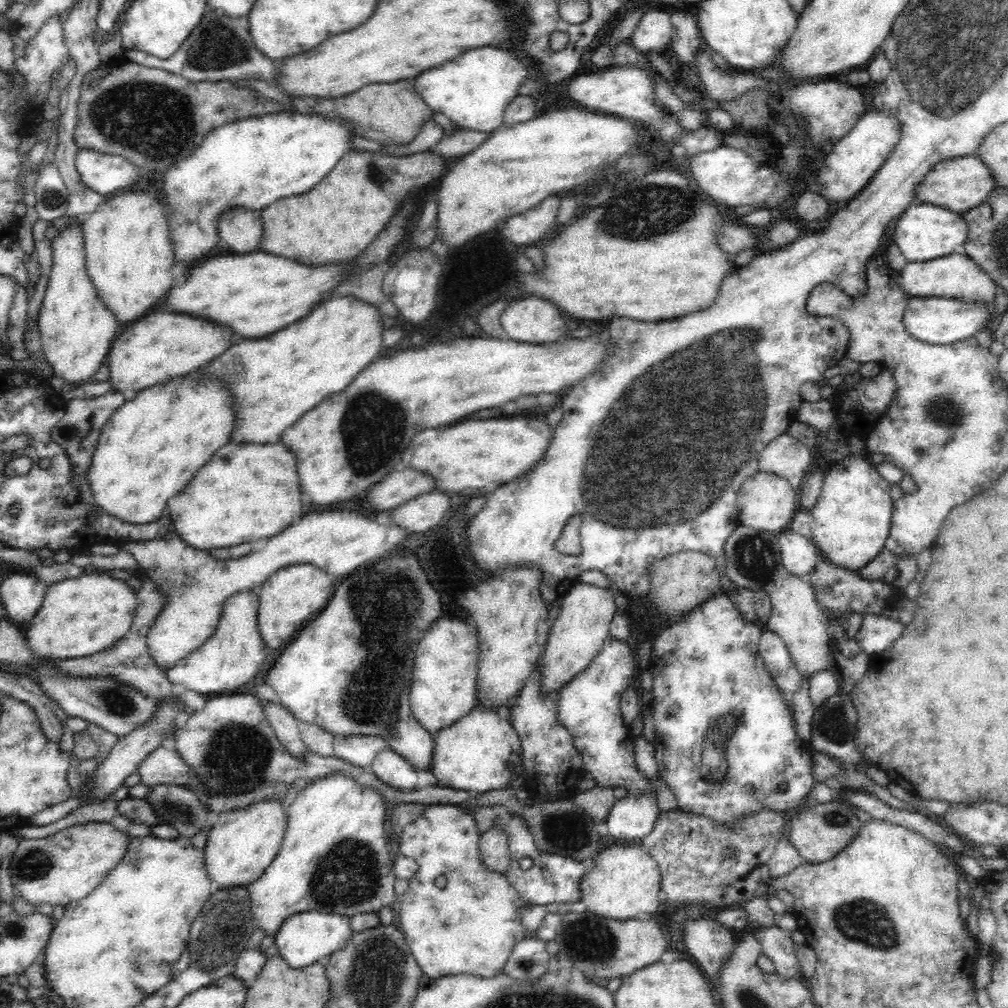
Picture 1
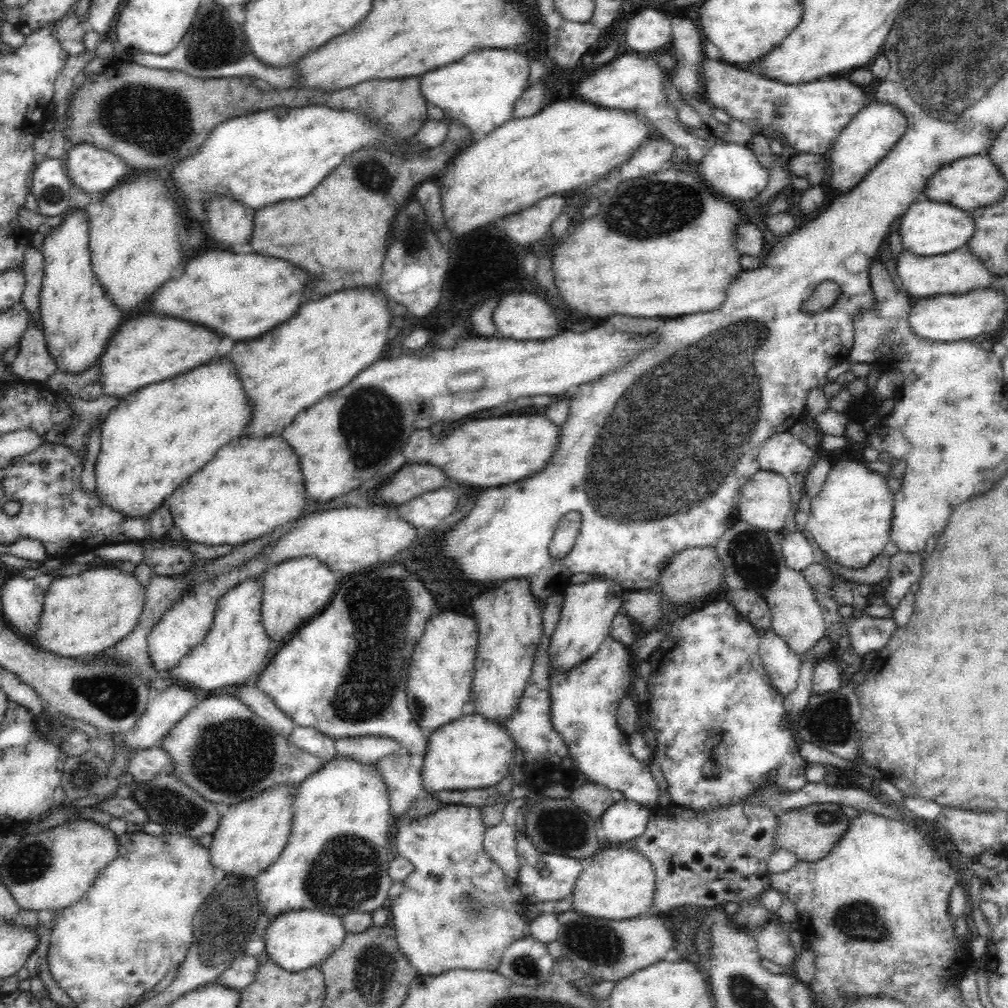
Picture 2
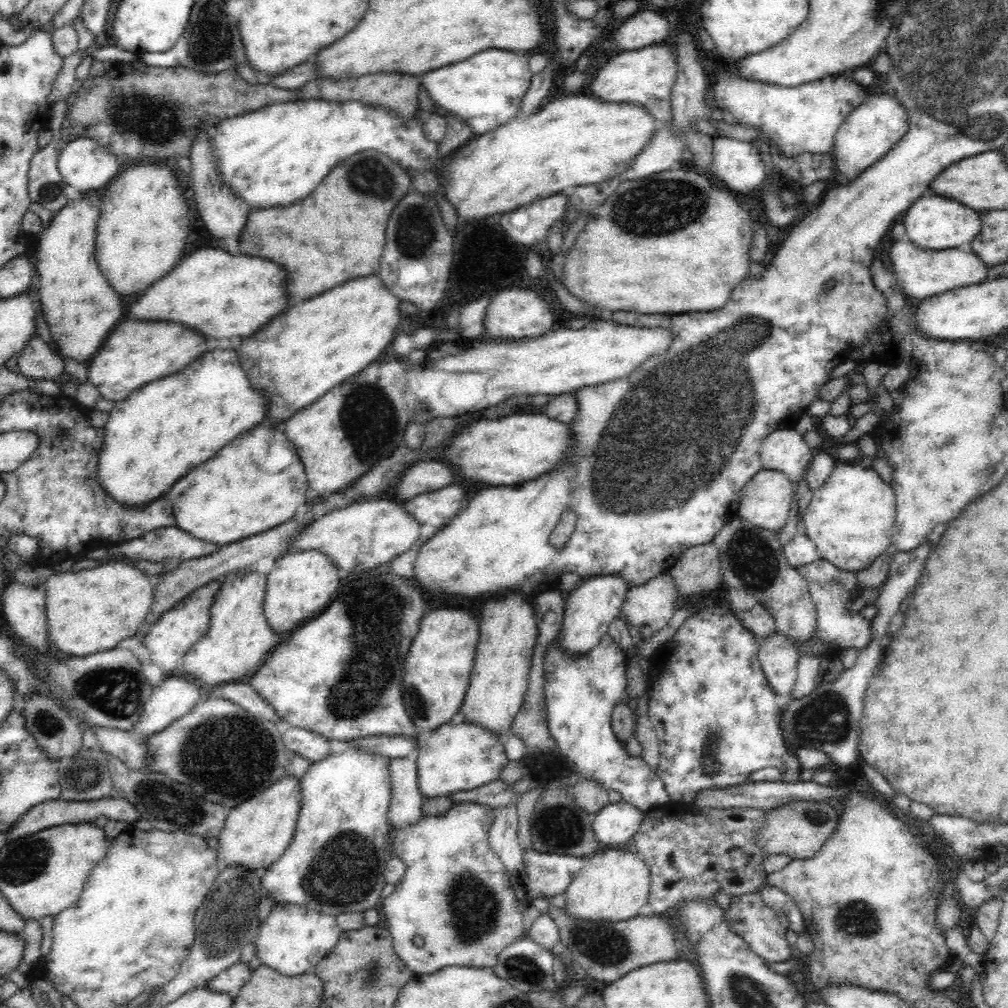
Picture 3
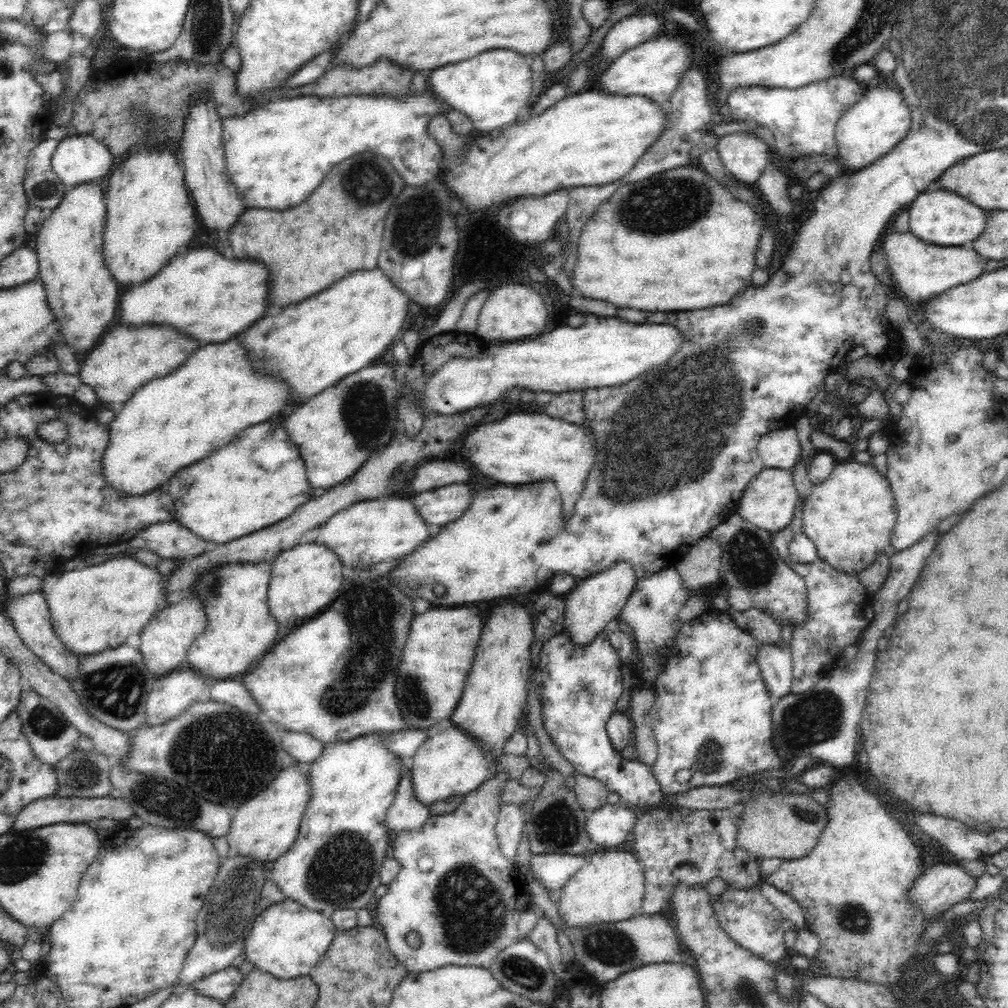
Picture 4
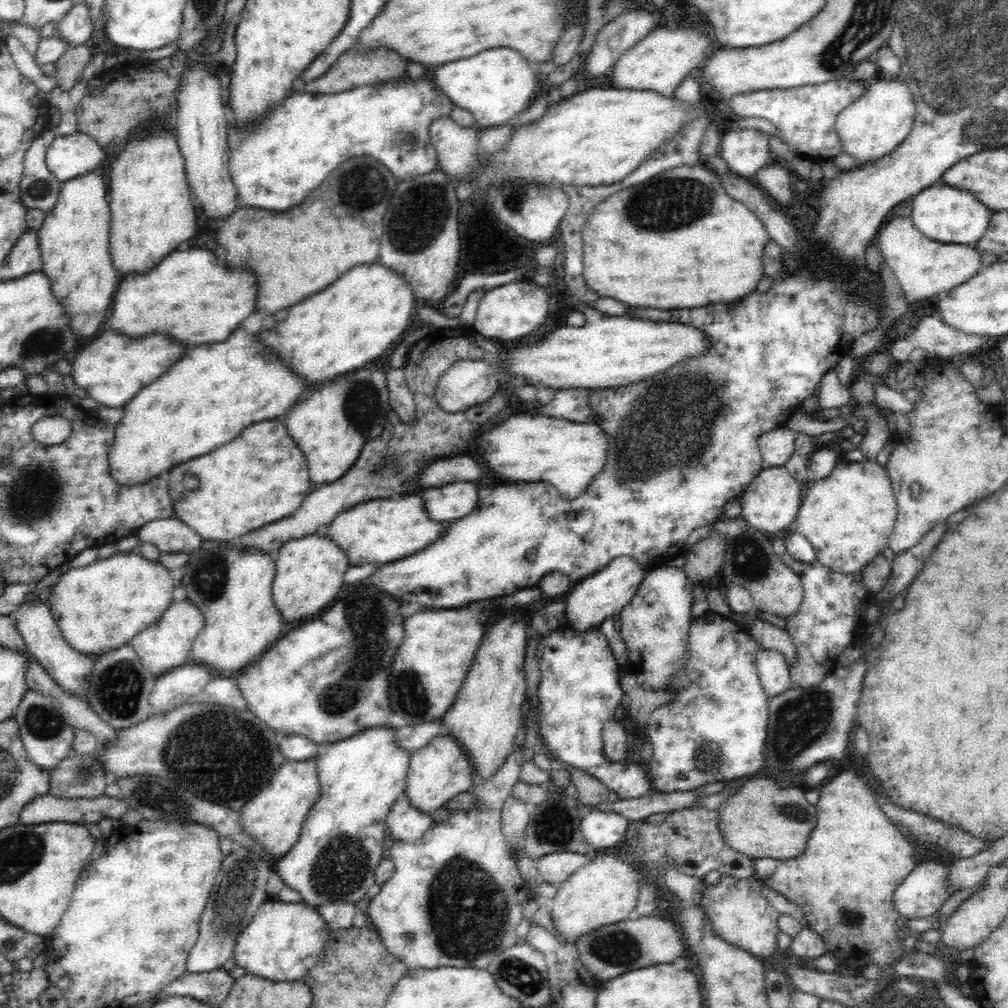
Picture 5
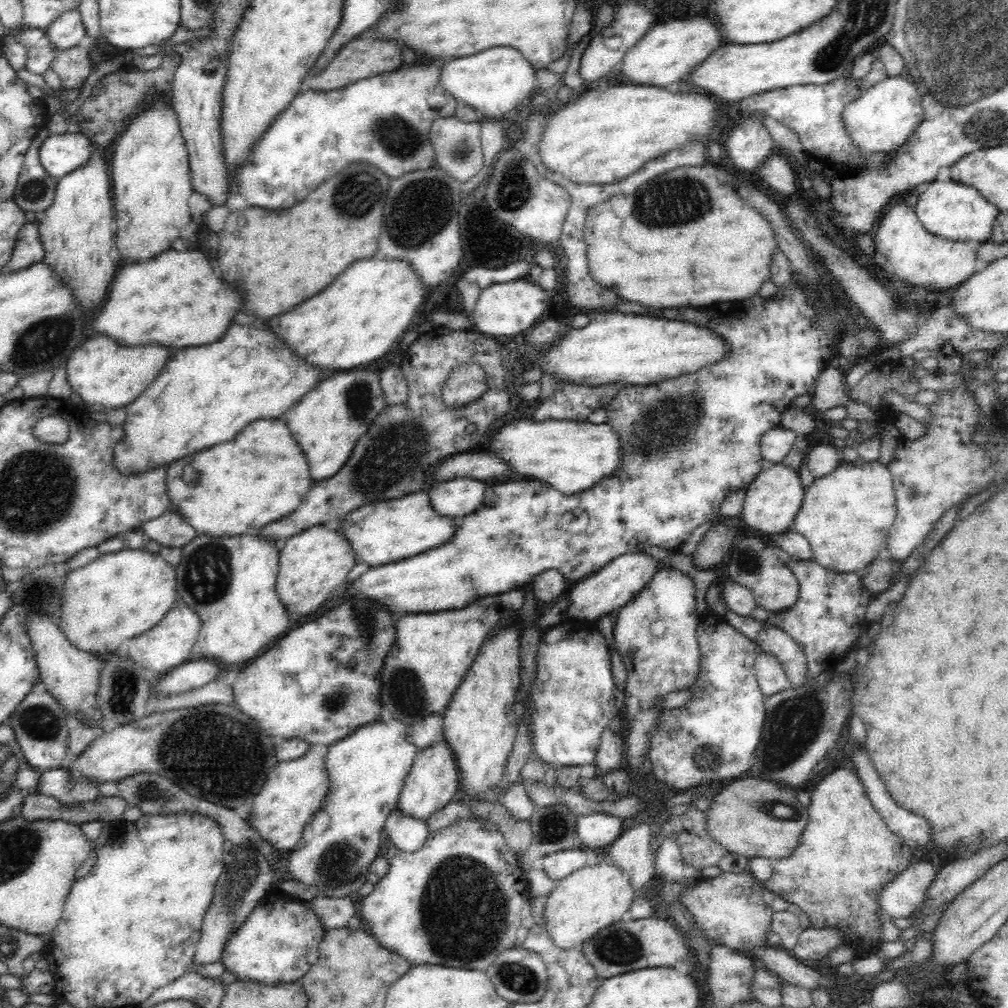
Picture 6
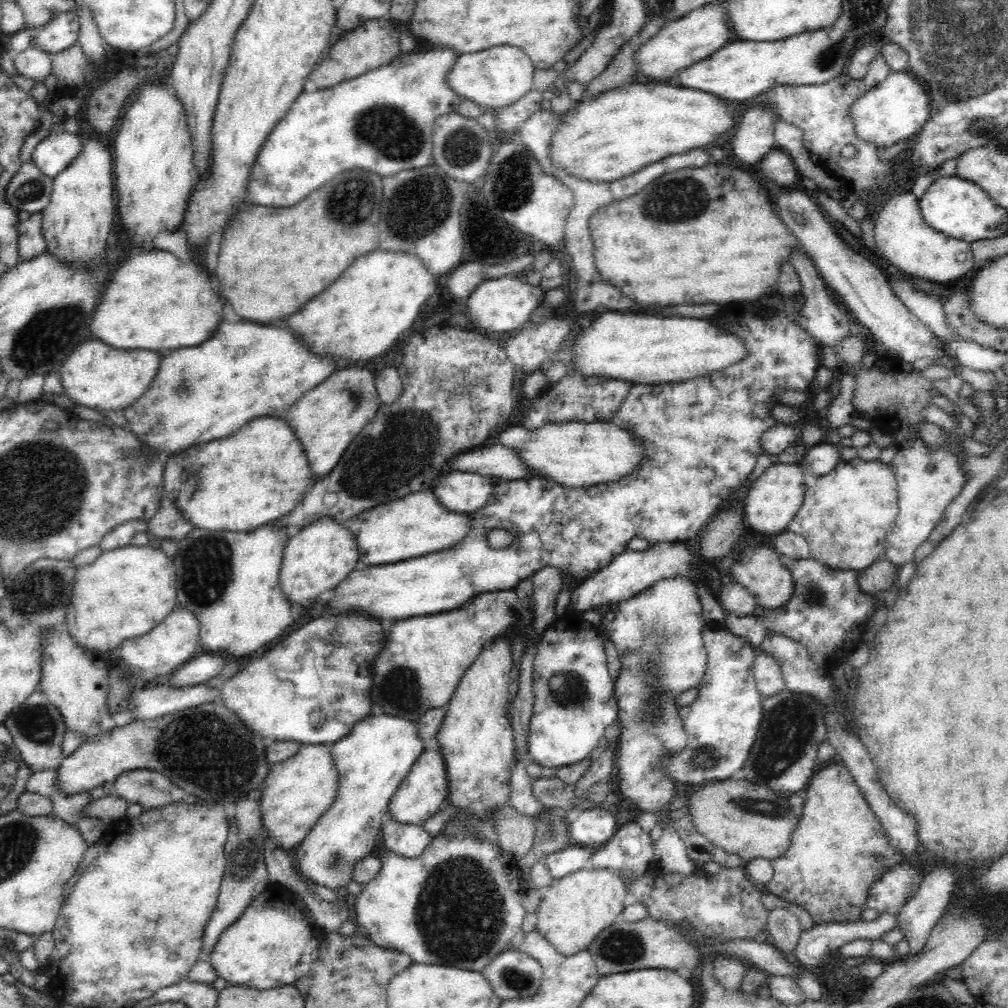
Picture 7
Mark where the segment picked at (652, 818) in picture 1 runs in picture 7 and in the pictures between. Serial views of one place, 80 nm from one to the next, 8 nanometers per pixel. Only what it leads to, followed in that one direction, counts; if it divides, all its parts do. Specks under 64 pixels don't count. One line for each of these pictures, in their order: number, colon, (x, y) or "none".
2: (623, 821)
3: (614, 824)
4: (610, 826)
5: (600, 829)
6: (598, 829)
7: (595, 825)

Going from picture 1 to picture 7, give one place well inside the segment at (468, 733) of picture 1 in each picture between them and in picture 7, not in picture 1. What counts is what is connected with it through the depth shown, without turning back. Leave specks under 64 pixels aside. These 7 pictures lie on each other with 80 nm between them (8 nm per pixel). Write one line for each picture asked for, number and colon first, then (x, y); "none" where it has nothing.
2: (469, 753)
3: (461, 757)
4: (452, 763)
5: (437, 772)
6: (432, 782)
7: (420, 795)

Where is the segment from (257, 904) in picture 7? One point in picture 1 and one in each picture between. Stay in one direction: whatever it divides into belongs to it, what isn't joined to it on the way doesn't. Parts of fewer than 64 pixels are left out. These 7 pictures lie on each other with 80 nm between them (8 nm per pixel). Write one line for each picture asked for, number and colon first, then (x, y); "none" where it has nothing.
1: (305, 938)
2: (296, 940)
3: (292, 940)
4: (286, 940)
5: (282, 942)
6: (279, 941)

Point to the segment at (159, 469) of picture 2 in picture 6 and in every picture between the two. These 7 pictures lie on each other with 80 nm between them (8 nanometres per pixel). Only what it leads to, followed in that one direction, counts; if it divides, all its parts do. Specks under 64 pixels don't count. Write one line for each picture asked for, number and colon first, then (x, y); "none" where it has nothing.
3: (165, 428)
4: (171, 422)
5: (209, 395)
6: (202, 397)

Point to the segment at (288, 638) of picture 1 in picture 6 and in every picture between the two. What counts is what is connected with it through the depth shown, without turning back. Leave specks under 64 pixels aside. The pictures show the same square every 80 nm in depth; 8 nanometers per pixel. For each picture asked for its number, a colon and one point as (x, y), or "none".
2: (296, 590)
3: (301, 584)
4: (304, 580)
5: (310, 569)
6: (313, 563)

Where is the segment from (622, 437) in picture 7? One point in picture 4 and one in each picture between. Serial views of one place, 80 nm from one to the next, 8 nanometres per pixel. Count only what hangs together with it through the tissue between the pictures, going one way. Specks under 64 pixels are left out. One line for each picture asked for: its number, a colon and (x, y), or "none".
4: (521, 448)
5: (569, 455)
6: (571, 456)

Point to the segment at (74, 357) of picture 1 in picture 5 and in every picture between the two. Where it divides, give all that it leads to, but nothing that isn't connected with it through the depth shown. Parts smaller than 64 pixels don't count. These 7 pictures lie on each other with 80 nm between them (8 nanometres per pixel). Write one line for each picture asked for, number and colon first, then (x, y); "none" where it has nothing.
2: (79, 317)
3: (81, 308)
4: (83, 295)
5: (74, 239)

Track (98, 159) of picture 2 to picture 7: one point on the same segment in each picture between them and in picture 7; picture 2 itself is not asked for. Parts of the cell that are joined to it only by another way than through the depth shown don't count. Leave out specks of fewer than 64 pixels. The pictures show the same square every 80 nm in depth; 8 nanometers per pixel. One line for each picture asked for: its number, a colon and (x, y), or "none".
3: (84, 164)
4: (77, 158)
5: (69, 155)
6: (60, 154)
7: (51, 155)

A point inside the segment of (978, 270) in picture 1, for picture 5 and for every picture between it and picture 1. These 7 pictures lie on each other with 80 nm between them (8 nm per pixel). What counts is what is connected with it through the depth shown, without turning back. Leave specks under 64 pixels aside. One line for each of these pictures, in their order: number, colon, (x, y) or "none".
2: (956, 272)
3: (922, 273)
4: (922, 270)
5: (923, 266)

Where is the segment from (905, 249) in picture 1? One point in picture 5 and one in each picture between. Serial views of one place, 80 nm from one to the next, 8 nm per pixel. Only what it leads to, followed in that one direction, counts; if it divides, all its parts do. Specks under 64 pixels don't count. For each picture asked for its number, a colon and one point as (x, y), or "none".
2: (928, 228)
3: (936, 222)
4: (941, 217)
5: (949, 214)

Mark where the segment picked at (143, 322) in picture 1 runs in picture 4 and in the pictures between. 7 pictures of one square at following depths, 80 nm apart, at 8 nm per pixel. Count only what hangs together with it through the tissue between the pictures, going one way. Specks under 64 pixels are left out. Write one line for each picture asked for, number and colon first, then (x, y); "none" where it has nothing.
2: (141, 352)
3: (134, 353)
4: (124, 359)

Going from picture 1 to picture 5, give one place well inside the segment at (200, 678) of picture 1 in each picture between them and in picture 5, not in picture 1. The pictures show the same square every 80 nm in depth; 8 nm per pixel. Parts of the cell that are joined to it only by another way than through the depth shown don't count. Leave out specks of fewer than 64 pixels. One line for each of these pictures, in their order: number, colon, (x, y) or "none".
2: (236, 647)
3: (238, 639)
4: (240, 629)
5: (232, 586)

